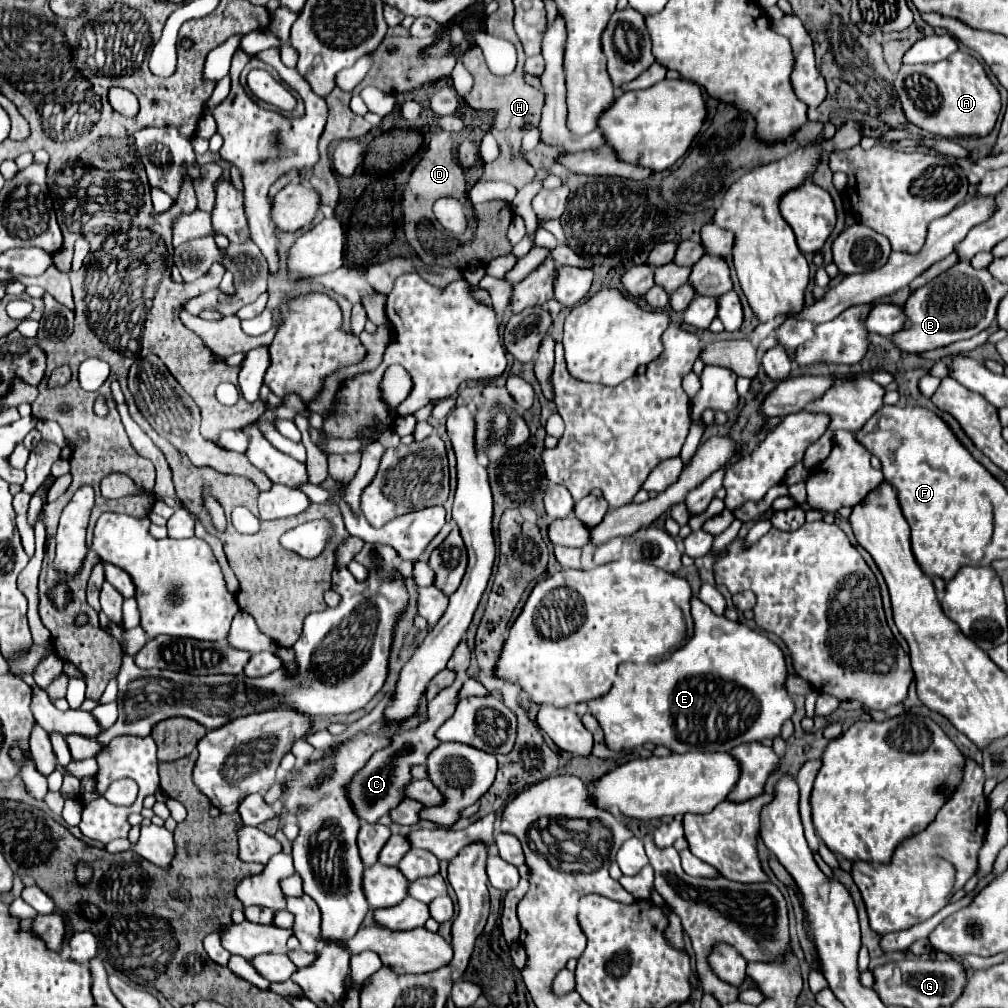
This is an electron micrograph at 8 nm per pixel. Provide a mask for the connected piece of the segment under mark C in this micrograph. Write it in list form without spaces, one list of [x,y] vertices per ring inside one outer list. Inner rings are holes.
[[[459,676],[449,688],[441,690],[429,702],[433,714],[429,714],[429,718],[421,722],[421,726],[393,734],[389,746],[377,750],[377,754],[373,754],[373,758],[369,758],[369,762],[351,778],[351,782],[347,784],[347,798],[353,806],[353,812],[359,816],[359,820],[367,824],[375,824],[381,816],[389,814],[389,810],[393,810],[393,806],[397,806],[405,798],[405,786],[413,778],[411,768],[417,764],[425,764],[425,758],[431,754],[431,750],[439,746],[439,740],[435,738],[435,730],[453,714],[459,702],[461,686],[463,686],[463,676]]]

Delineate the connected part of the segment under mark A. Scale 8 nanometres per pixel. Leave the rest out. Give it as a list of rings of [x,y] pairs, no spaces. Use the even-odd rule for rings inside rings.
[[[961,50],[935,64],[901,66],[893,86],[901,100],[907,122],[943,138],[987,136],[993,130],[1001,112],[999,90],[989,80],[985,68],[977,58]],[[923,78],[927,80],[927,84],[933,86],[925,86],[921,82]]]

